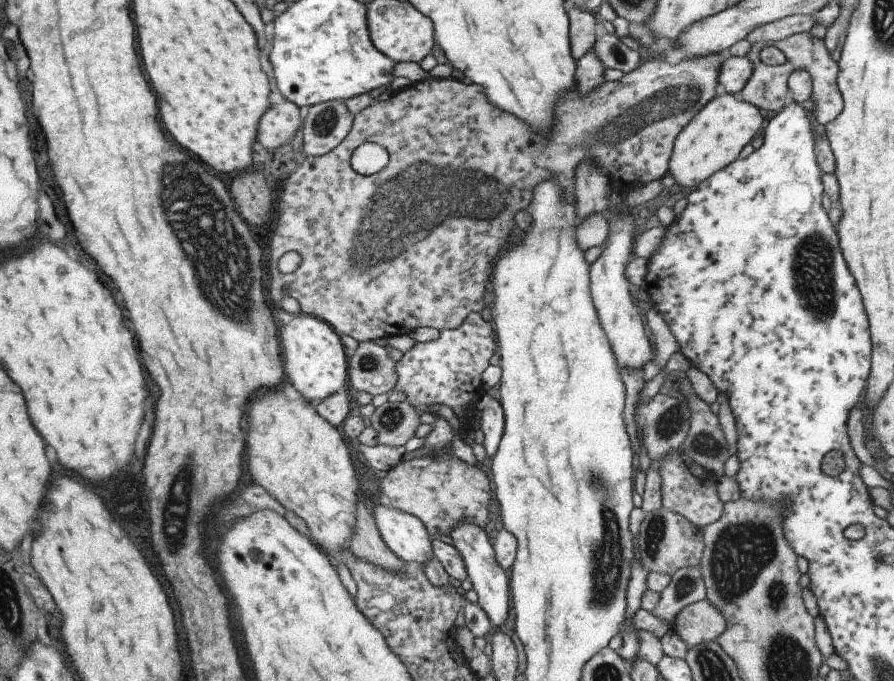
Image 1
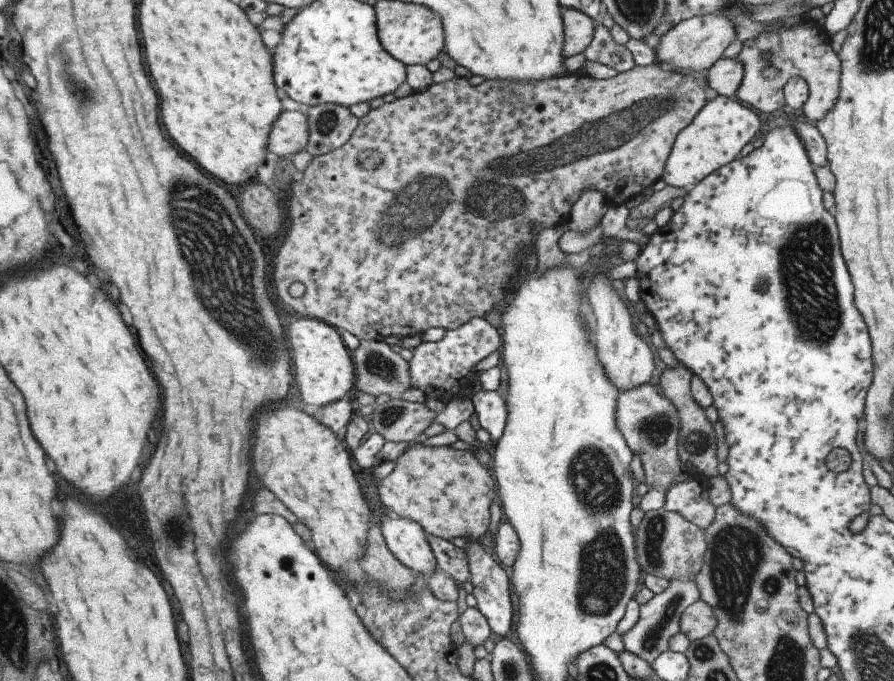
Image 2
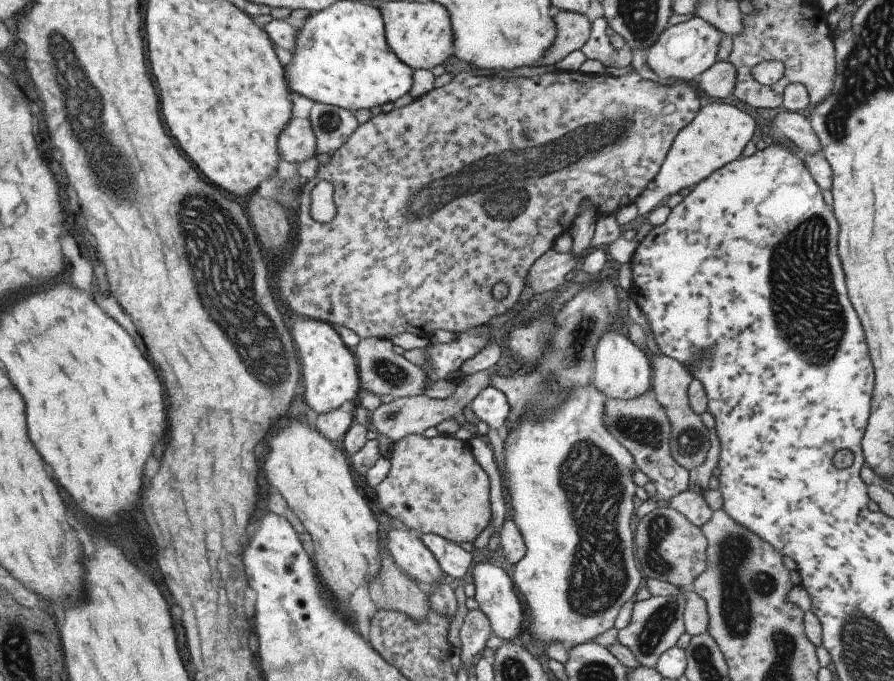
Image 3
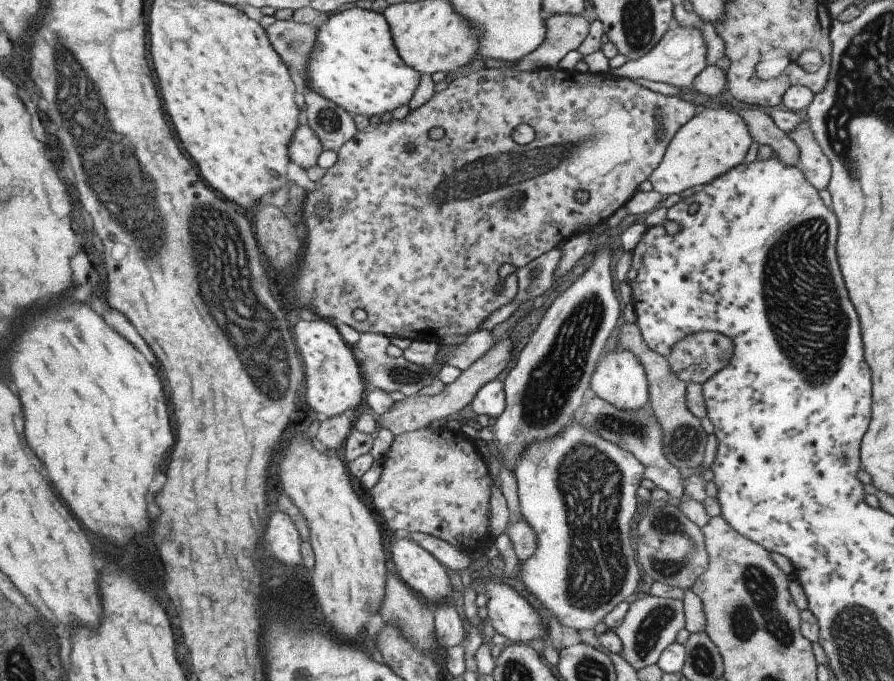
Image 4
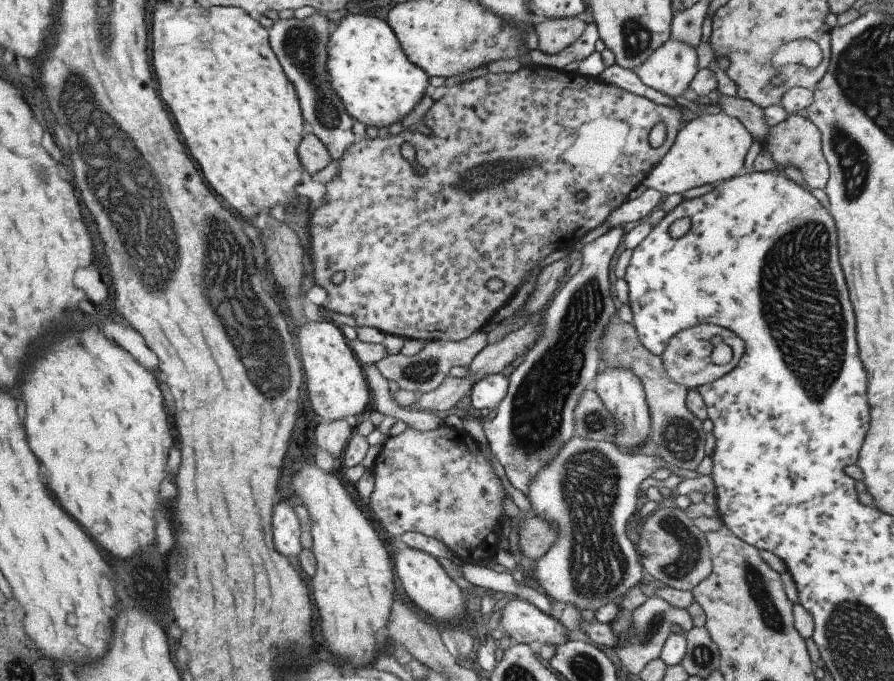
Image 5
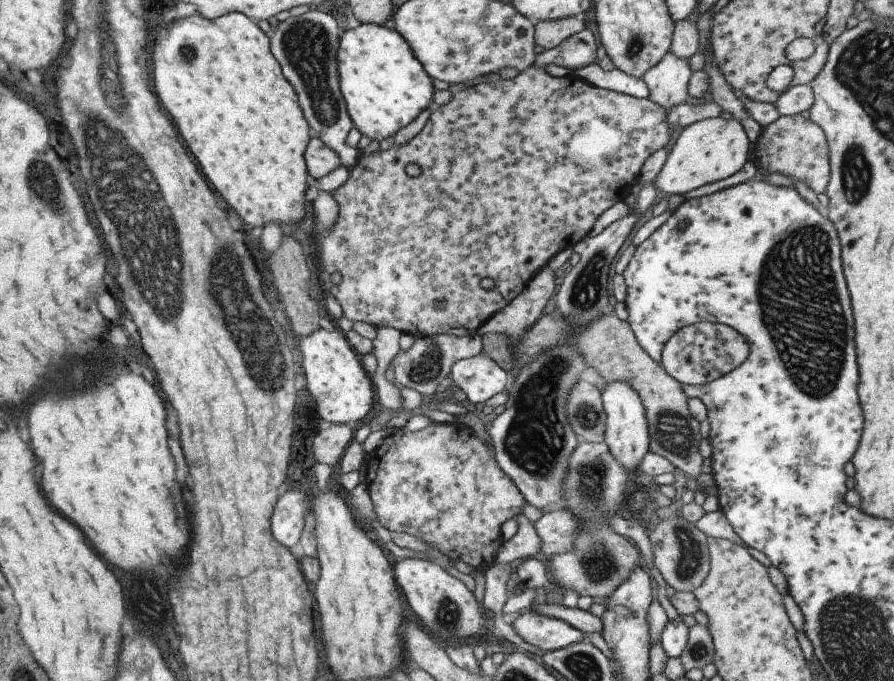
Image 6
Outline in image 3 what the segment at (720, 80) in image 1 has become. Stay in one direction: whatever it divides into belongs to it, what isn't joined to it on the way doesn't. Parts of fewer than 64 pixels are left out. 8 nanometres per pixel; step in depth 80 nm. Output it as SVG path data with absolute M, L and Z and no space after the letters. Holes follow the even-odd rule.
M715 61L699 76L697 86L711 98L727 98L732 93L735 69L727 61Z

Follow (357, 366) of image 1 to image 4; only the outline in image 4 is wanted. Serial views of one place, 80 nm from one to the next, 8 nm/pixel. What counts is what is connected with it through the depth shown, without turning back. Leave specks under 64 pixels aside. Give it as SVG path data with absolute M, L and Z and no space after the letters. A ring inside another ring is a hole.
M360 333L359 339L353 347L358 356L358 364L367 389L379 388L389 393L399 391L405 397L413 397L415 392L429 386L437 378L429 368L410 363L402 355L399 357L385 356L384 344L385 339L382 335Z

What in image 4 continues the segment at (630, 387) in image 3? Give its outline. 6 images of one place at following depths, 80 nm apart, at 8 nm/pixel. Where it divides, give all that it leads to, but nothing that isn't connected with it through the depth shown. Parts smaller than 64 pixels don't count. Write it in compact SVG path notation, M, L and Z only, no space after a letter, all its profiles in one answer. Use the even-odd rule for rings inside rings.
M613 349L600 357L597 366L590 376L589 388L593 394L602 398L620 411L638 411L648 406L648 388L643 367L638 359L624 349Z

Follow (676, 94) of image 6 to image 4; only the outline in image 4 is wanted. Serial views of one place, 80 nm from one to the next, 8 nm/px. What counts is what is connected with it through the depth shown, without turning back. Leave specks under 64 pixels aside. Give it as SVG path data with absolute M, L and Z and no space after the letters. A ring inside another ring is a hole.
M678 26L676 29L665 31L658 43L645 56L634 61L627 61L616 69L609 68L607 74L633 81L642 78L651 82L665 82L675 88L690 88L695 76L705 66L705 44L701 39L701 28L684 29Z

